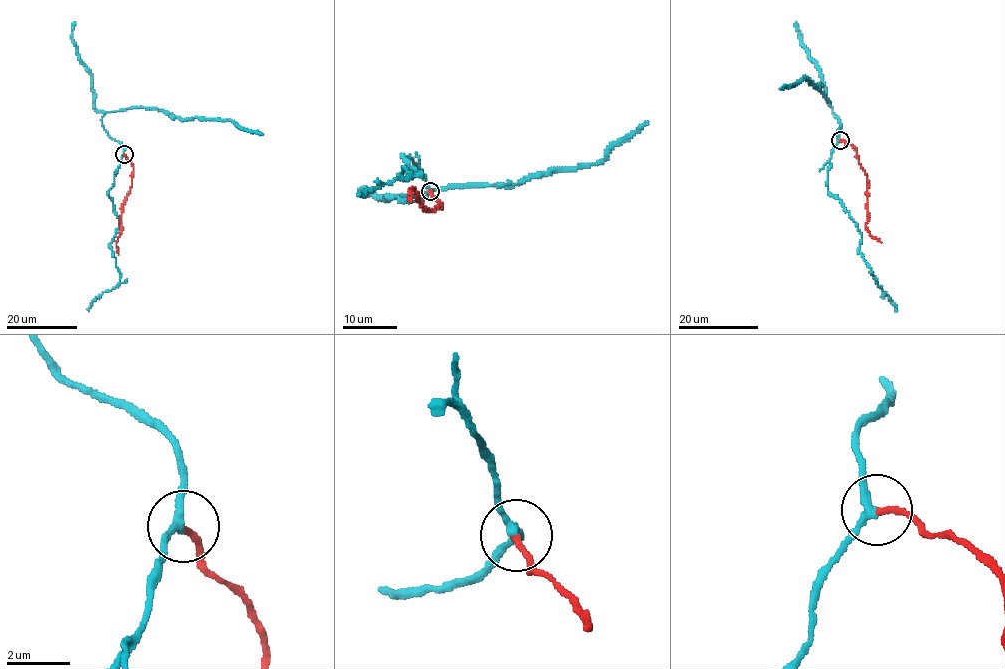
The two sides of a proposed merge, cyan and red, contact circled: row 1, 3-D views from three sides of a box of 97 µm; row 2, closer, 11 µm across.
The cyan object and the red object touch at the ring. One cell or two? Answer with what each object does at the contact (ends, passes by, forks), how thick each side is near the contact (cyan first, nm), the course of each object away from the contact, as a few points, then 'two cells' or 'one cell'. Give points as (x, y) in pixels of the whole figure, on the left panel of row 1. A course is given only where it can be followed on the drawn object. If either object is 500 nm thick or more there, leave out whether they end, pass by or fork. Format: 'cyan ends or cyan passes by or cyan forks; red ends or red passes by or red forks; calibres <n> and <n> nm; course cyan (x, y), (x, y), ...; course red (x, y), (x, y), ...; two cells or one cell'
cyan passes by; red ends; calibres 240 and 190 nm; course cyan (124, 154), (124, 146), (103, 127), (101, 118), (106, 113), (157, 108), (183, 119), (231, 120), (262, 135); course red (124, 154), (133, 169), (120, 217), (118, 255); one cell

